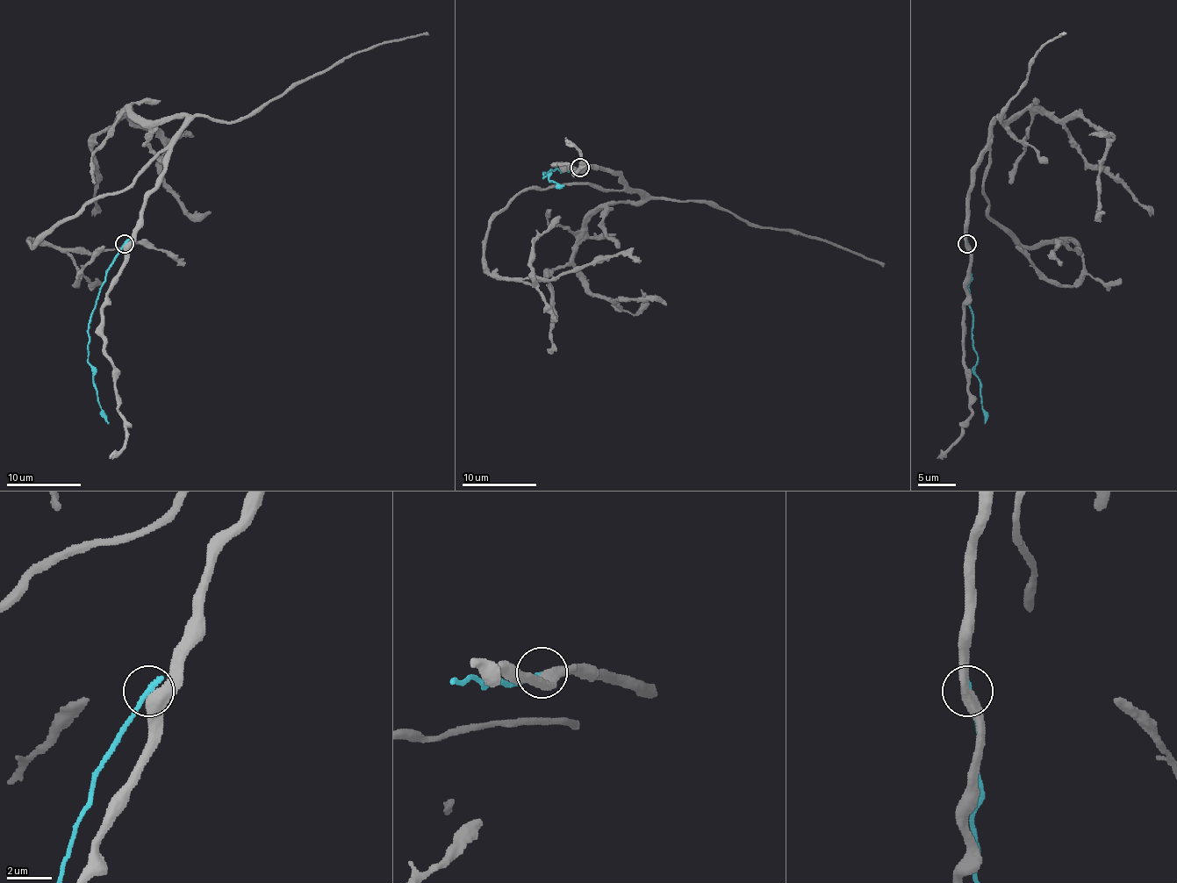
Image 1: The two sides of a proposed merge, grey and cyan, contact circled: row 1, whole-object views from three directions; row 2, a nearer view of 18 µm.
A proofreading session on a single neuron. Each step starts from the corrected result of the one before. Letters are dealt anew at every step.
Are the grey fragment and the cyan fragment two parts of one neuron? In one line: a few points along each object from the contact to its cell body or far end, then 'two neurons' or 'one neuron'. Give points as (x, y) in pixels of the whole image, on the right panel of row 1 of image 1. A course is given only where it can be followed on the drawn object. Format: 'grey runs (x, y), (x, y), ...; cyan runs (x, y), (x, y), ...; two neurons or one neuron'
grey runs (966, 244), (966, 193), (988, 150), (988, 216), (1022, 246), (1077, 246), (1062, 244), (1060, 264); cyan runs (966, 244), (972, 343), (978, 363), (976, 371), (985, 424); two neurons

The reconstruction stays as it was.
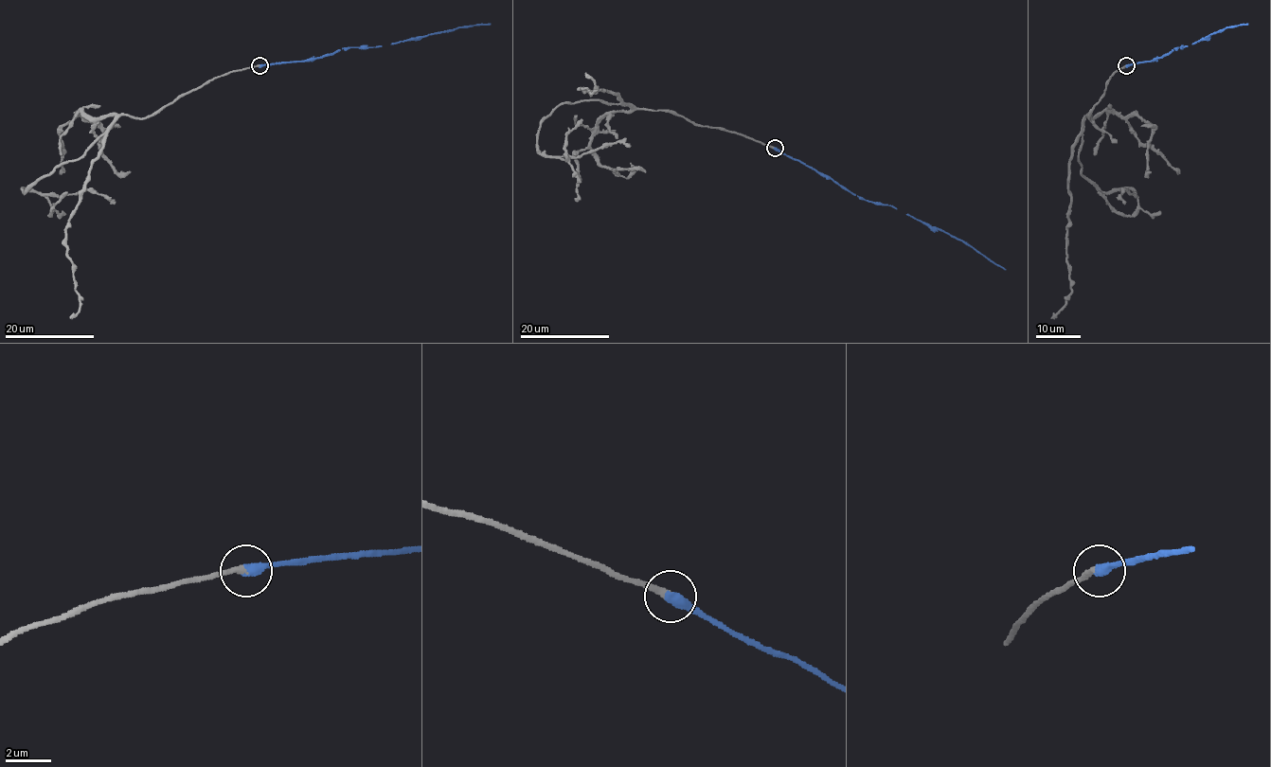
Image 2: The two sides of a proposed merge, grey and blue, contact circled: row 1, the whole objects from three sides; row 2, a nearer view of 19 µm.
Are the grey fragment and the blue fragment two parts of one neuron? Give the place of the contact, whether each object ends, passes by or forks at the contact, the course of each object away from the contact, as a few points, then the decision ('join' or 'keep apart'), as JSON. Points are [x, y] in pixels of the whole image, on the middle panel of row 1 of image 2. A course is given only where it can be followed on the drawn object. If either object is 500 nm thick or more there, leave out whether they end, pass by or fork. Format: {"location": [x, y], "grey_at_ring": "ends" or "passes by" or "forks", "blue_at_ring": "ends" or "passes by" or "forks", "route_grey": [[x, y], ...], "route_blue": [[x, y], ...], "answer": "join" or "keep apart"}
{"location": [775, 148], "grey_at_ring": "ends", "blue_at_ring": "ends", "route_grey": [[775, 148], [666, 110], [597, 100], [561, 103], [538, 135], [538, 150], [557, 157], [630, 146]], "route_blue": [[775, 148], [826, 174], [857, 196], [892, 205], [963, 240], [1005, 269]], "answer": "join"}

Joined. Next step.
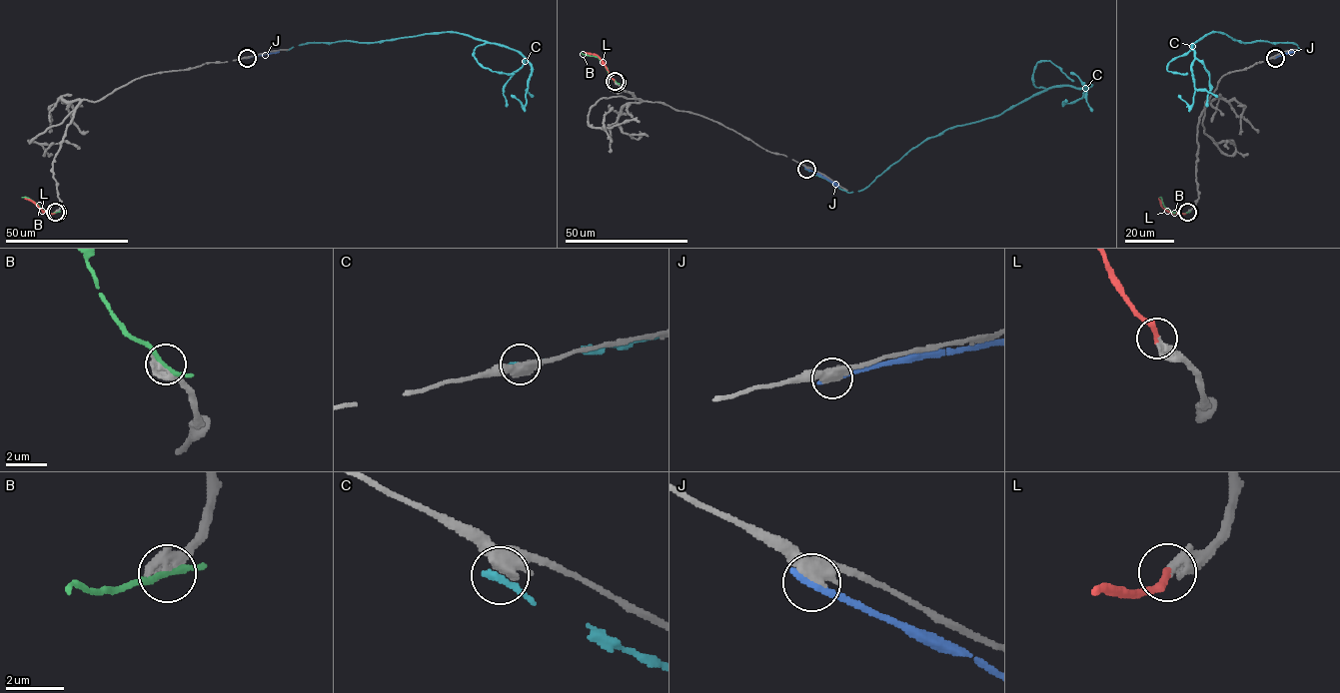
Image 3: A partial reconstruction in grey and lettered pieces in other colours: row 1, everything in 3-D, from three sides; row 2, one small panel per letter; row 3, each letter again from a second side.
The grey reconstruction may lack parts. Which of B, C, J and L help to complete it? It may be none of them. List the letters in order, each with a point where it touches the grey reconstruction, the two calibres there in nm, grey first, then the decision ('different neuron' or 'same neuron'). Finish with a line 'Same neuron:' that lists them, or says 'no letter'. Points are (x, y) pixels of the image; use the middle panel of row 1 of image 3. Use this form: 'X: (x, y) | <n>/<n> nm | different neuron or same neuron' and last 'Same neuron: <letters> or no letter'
B: (617, 82) | 500/200 nm | different neuron
C: (806, 169) | 480/280 nm | different neuron
J: (806, 169) | 480/280 nm | different neuron
L: (615, 81) | 280/260 nm | same neuron
Same neuron: L

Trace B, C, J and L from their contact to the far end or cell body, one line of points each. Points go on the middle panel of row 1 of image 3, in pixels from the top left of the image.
B: (617, 82), (597, 57), (582, 53)
C: (806, 169), (848, 193), (861, 191), (949, 128), (998, 116), (1053, 87), (1090, 85), (1070, 73)
J: (806, 168), (838, 187)
L: (615, 81), (598, 55), (585, 52)

